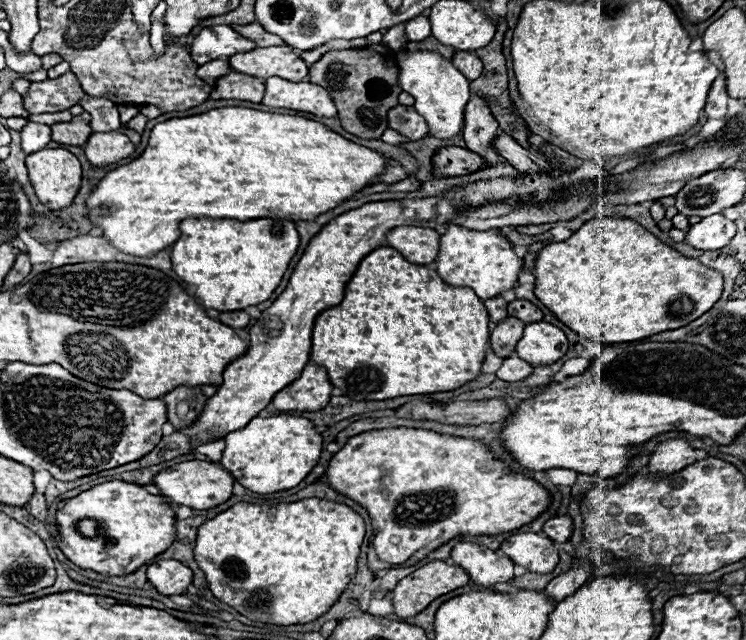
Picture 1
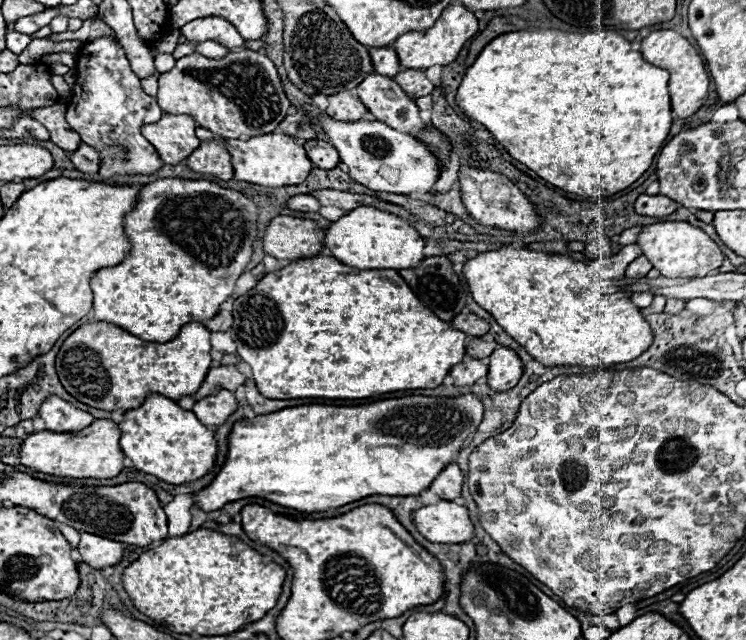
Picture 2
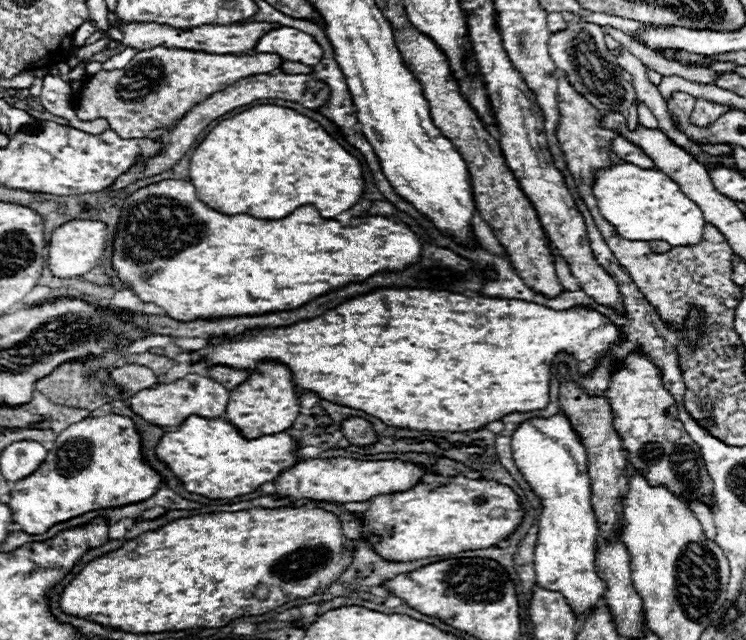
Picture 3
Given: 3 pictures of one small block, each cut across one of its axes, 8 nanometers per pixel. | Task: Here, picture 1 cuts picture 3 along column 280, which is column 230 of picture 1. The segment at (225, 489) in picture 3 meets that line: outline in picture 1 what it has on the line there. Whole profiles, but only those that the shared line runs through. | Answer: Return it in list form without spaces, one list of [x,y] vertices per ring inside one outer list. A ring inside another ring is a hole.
[[[270,416],[270,418],[252,418],[244,428],[230,432],[226,436],[226,448],[224,448],[224,456],[220,460],[220,464],[234,474],[236,482],[240,482],[244,488],[258,492],[258,494],[272,494],[272,492],[280,492],[280,490],[288,490],[298,486],[308,474],[310,470],[316,466],[318,458],[322,452],[322,436],[320,432],[316,432],[314,422],[310,422],[308,418],[302,416]]]

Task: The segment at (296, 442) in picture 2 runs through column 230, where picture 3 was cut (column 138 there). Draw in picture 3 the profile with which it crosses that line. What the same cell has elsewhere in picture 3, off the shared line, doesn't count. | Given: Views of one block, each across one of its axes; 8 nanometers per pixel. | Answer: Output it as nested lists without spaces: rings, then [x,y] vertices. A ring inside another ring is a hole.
[[[108,414],[108,416],[84,418],[68,426],[54,442],[54,448],[48,450],[44,464],[32,476],[14,482],[8,506],[12,508],[12,520],[22,526],[22,532],[42,534],[54,524],[66,522],[90,510],[116,508],[116,506],[148,500],[150,496],[156,494],[160,484],[162,484],[162,476],[142,456],[142,438],[138,434],[134,420],[128,416]]]

